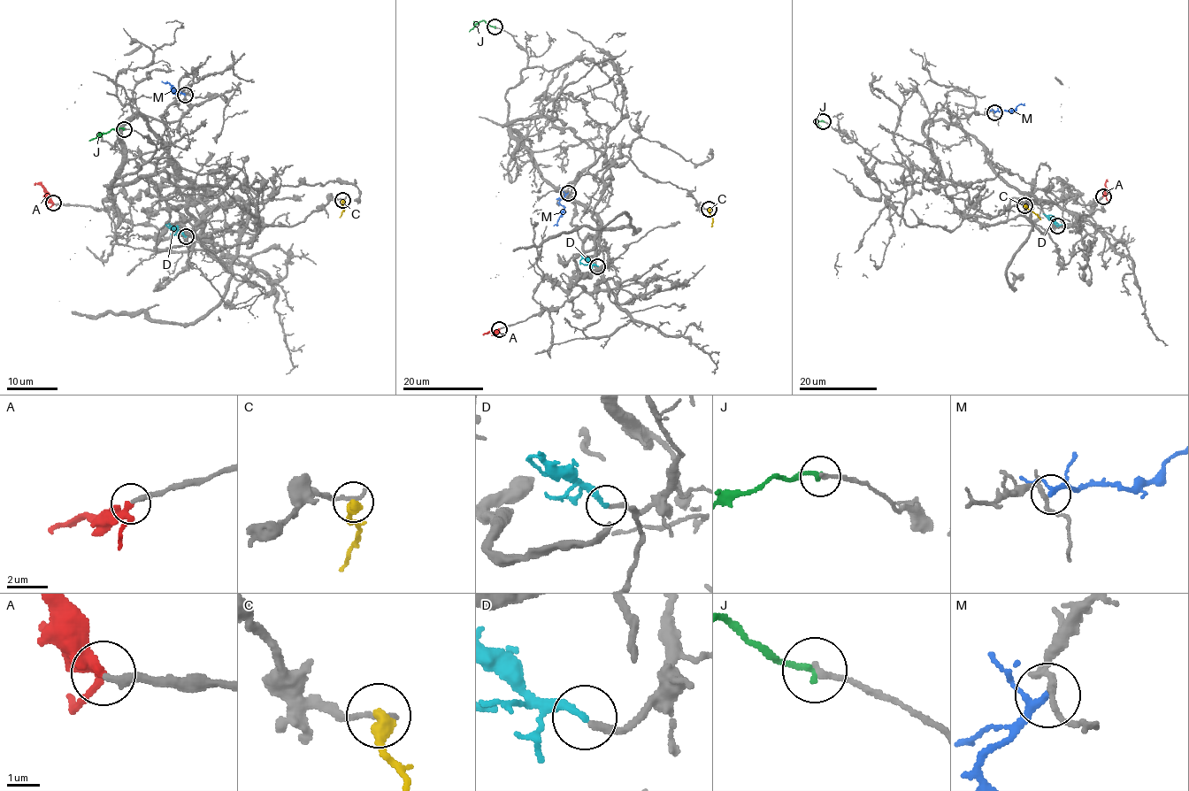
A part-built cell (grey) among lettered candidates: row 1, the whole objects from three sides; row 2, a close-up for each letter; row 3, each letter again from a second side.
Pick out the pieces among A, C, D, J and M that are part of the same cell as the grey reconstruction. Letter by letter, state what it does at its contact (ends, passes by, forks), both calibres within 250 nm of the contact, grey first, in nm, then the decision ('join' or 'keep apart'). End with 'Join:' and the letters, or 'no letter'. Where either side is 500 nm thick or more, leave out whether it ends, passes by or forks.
A: it passes by; calibres 240 and 280 nm; join
C: it ends; calibres 200 and 480 nm; keep apart
D: it ends; calibres 220 and 240 nm; join
J: it ends; calibres 200 and 180 nm; keep apart
M: it passes by; calibres 160 and 190 nm; keep apart
Join: A, D

